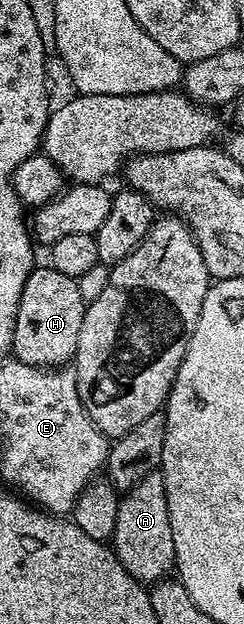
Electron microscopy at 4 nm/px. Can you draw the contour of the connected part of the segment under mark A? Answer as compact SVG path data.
M162 473L147 474L119 499L117 528L111 537L117 560L137 581L154 584L175 570L175 545Z

